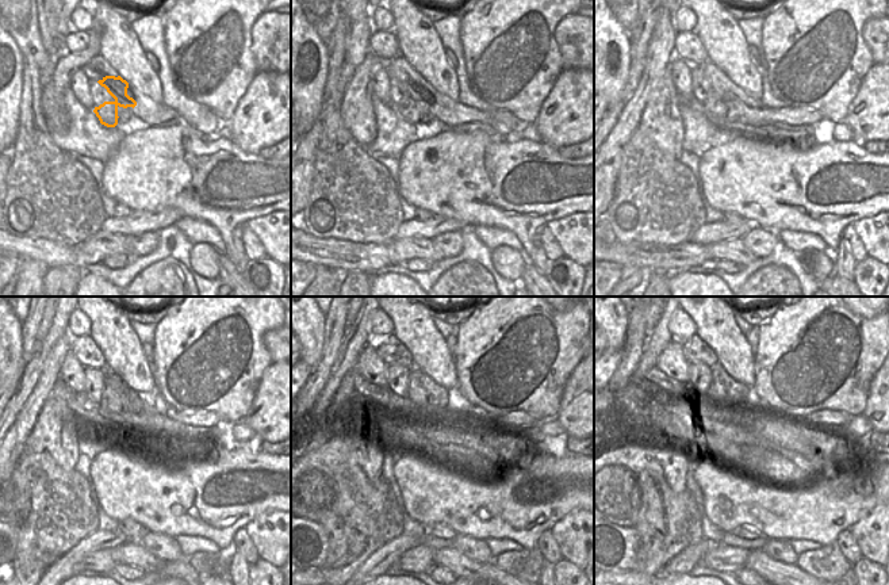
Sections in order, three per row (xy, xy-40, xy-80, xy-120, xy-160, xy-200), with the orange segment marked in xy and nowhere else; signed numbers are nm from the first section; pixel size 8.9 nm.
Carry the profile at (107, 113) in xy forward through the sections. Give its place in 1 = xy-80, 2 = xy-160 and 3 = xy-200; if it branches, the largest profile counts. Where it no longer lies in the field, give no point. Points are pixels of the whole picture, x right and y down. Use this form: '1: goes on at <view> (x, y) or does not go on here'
1: goes on at xy-80 (716, 106)
2: goes on at xy-160 (425, 394)
3: goes on at xy-200 (725, 392)

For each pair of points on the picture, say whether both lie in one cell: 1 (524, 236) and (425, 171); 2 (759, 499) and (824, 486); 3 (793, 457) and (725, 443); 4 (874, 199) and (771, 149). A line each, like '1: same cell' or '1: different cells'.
1: same cell
2: same cell
3: same cell
4: same cell

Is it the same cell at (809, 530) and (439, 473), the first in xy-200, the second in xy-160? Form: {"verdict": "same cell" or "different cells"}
{"verdict": "same cell"}

